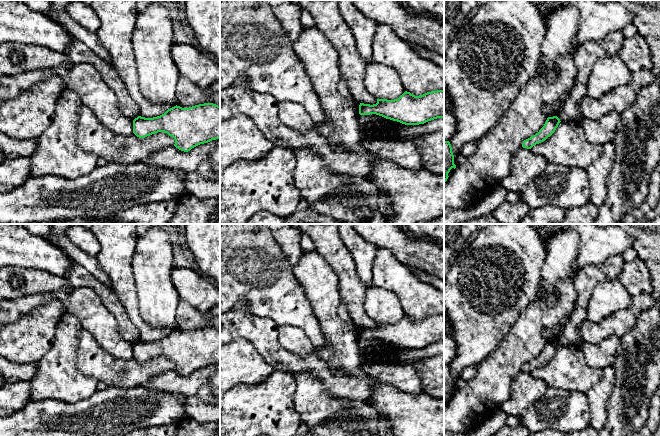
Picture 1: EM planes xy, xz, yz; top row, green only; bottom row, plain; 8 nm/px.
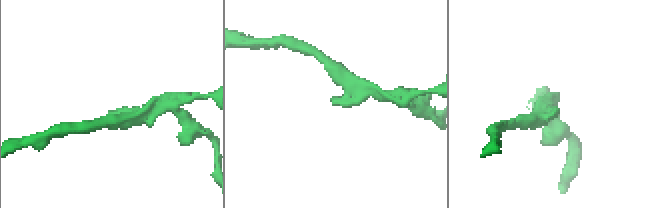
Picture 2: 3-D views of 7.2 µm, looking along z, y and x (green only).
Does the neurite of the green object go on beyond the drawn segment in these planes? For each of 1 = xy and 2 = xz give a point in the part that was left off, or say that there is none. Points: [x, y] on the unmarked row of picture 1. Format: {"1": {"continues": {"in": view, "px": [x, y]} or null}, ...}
{"1": {"continues": null}, "2": {"continues": null}}

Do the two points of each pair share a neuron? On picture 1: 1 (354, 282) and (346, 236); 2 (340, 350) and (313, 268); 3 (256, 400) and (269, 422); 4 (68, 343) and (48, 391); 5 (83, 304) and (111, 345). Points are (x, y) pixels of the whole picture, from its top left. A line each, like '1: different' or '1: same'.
1: different
2: same
3: same
4: same
5: same

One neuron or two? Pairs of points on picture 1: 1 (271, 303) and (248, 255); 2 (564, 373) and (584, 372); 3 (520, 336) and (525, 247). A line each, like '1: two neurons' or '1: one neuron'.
1: one neuron
2: one neuron
3: two neurons

